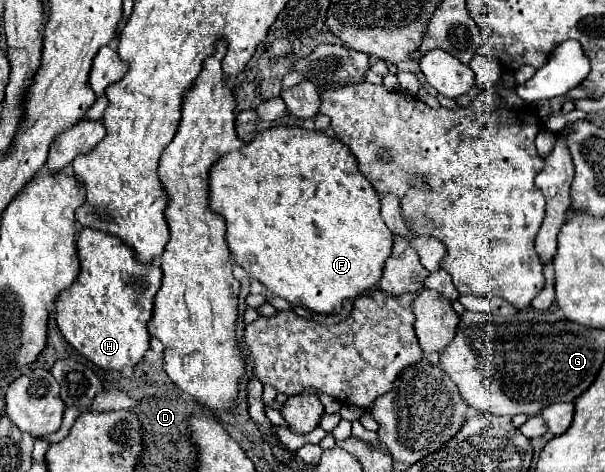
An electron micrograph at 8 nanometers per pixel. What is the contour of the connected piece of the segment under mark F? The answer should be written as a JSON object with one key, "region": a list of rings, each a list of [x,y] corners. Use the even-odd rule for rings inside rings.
{"region":[[[274,125],[274,127],[258,133],[240,151],[230,151],[228,155],[220,157],[212,165],[208,193],[210,193],[210,199],[208,199],[210,211],[220,215],[226,223],[226,245],[230,249],[230,259],[234,263],[238,263],[244,271],[248,271],[252,279],[266,285],[266,289],[270,293],[290,301],[292,305],[306,307],[306,309],[310,309],[314,313],[322,313],[322,315],[336,315],[336,313],[342,311],[342,301],[344,299],[356,299],[360,293],[376,287],[376,283],[382,277],[384,261],[390,257],[394,239],[392,239],[390,229],[384,225],[384,221],[380,217],[380,197],[378,197],[378,193],[370,185],[370,181],[364,179],[362,173],[358,171],[358,163],[356,163],[354,155],[350,153],[350,149],[336,137],[330,137],[322,131],[308,131],[308,129],[302,129],[302,127]]]}

